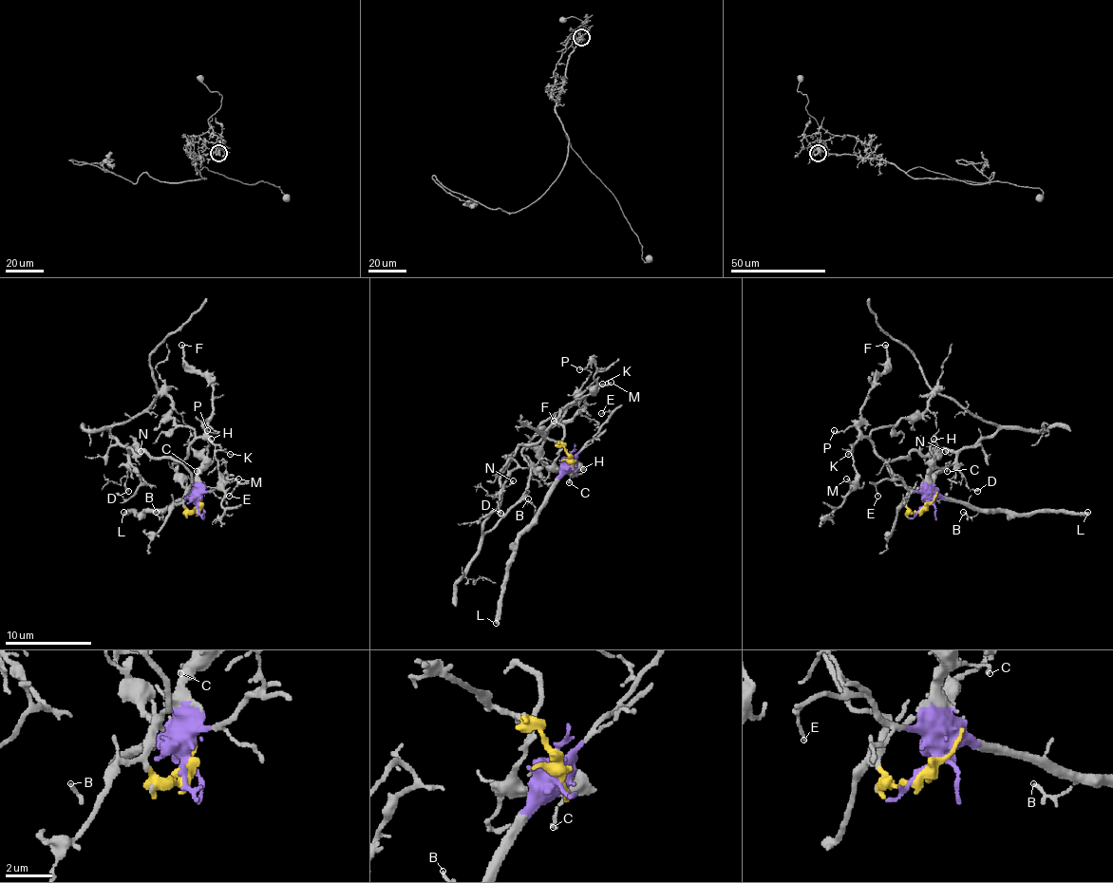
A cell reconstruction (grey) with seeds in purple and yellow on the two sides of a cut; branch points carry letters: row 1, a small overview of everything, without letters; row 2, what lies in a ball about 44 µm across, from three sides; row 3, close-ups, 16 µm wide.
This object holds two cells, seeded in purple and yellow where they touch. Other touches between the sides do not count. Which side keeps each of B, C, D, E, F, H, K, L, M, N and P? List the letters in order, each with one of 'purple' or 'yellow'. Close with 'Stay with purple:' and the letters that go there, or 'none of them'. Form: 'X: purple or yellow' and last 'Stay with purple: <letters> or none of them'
B: purple
C: purple
D: yellow
E: purple
F: yellow
H: purple
K: yellow
L: purple
M: yellow
N: yellow
P: yellow
Stay with purple: B, C, E, H, L

